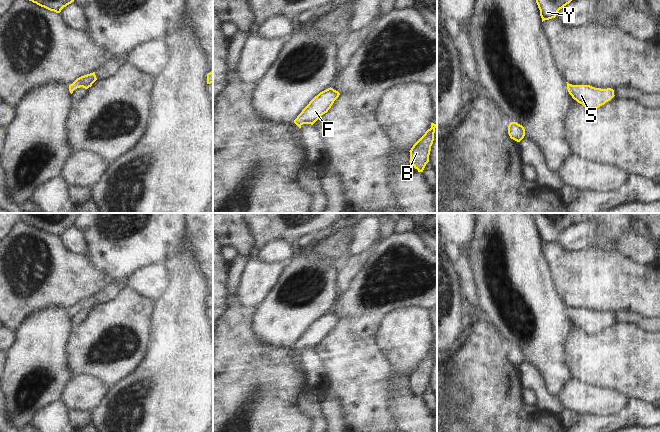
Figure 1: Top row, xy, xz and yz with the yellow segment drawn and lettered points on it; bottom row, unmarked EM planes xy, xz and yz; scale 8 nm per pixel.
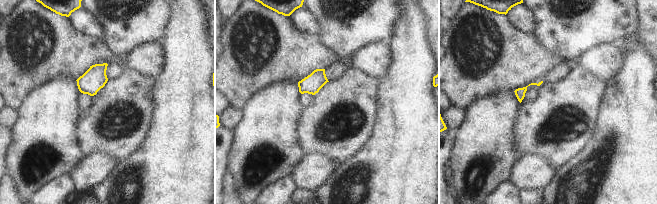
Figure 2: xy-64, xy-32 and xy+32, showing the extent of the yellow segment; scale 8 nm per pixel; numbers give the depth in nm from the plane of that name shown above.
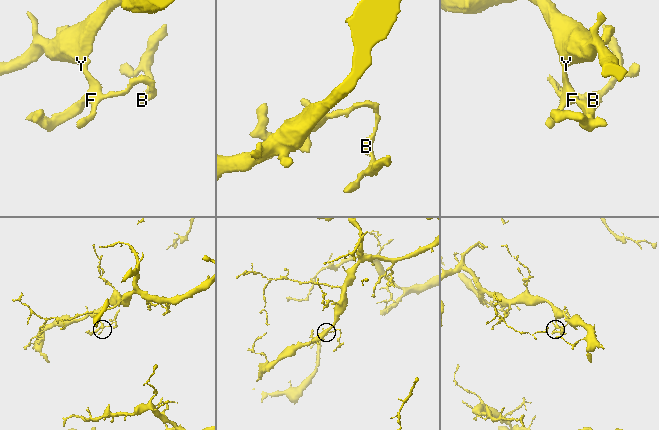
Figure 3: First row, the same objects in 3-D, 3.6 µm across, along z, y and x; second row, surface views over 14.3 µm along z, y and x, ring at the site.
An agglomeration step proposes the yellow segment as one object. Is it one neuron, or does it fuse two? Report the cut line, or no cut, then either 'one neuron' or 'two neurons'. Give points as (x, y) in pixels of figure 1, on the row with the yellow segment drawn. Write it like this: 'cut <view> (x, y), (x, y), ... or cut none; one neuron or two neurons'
cut none; one neuron

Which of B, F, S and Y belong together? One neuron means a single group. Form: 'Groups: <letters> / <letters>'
Groups: B F S Y.

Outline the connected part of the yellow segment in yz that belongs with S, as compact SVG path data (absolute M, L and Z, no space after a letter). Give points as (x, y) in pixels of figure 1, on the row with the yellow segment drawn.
M568 82L566 83L572 98L591 111L604 105L615 96L614 90L611 88L601 89L590 85L572 85Z

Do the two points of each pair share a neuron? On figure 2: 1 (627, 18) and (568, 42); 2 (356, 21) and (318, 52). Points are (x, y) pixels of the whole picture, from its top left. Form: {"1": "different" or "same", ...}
{"1": "same", "2": "different"}

